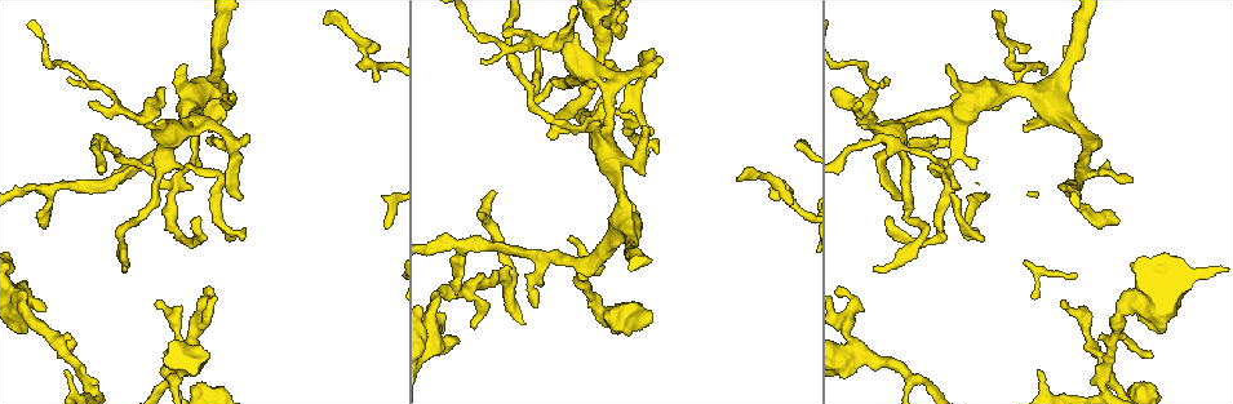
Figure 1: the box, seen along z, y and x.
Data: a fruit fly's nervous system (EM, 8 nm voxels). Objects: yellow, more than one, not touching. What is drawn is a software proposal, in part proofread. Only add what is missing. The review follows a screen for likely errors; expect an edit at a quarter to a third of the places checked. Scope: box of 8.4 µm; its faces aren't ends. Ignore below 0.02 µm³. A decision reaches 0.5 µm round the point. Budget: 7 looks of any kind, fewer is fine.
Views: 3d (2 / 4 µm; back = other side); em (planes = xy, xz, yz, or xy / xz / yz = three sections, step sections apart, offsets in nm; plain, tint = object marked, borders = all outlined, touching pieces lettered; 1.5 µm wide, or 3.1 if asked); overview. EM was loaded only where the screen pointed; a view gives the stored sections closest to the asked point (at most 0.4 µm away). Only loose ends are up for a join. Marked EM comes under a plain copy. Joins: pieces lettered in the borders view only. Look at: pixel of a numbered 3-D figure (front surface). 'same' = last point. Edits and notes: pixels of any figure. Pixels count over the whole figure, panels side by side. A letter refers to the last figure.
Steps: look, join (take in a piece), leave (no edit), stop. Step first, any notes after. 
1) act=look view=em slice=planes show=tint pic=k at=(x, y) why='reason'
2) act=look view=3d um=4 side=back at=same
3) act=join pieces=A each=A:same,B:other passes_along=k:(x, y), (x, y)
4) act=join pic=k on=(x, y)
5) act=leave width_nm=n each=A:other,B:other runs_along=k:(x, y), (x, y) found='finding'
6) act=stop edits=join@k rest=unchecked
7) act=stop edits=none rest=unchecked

act=look view=3d um=4 pic=1 at=(63, 373) why='branch stops here'

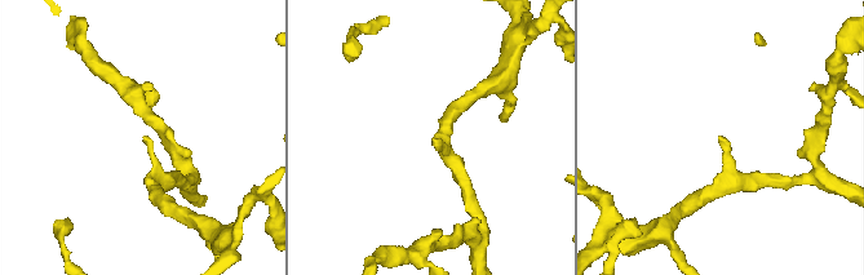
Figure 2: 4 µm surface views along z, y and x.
act=look view=em slice=planes show=borders pic=2 at=(145, 136) why='shape alone is not enough'

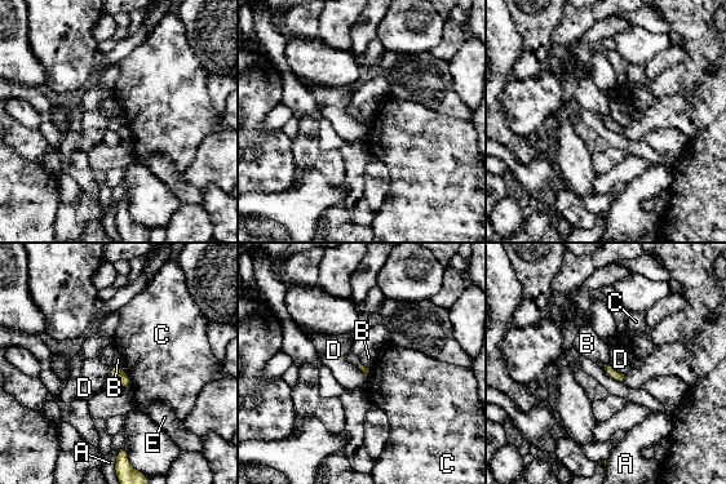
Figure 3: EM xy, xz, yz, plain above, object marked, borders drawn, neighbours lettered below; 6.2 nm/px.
act=leave each=A:other,B:other,C:other,D:other,E:other border=3:(114, 364), (122, 368) found='no lettered piece goes on from it'

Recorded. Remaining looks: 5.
act=look view=3d um=4 pic=1 at=(242, 238)

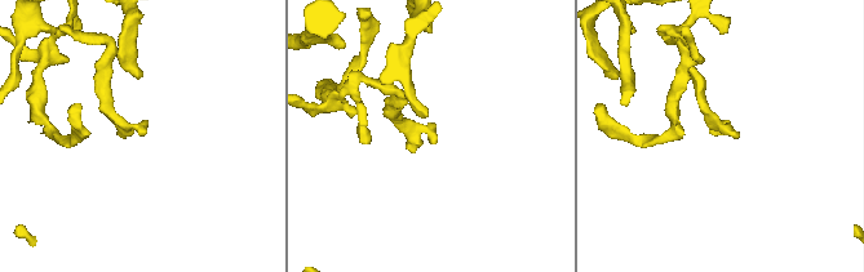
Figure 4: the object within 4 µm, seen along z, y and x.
act=look view=em slice=planes show=borders pic=4 at=(430, 128)

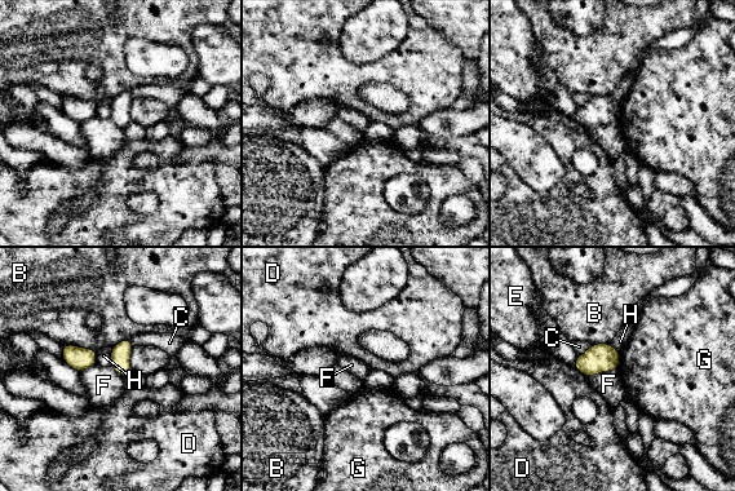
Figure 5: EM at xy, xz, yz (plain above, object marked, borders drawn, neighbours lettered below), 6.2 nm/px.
act=leave each=B:other,C:other,D:other,E:other,F:other,G:other,H:other border=5:(572, 366), (588, 379) found='none of them fits'

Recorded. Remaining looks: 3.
act=look view=em slice=planes show=borders pic=1 at=(737, 179) why='an open end'

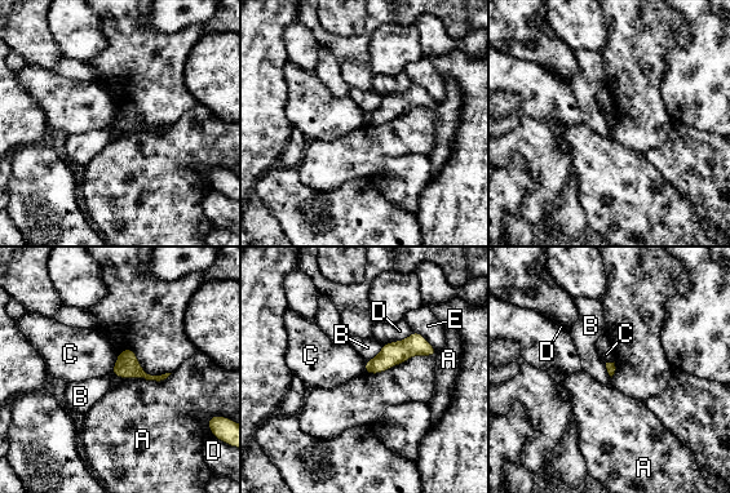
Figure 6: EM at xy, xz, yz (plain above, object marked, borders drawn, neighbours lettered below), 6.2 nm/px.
act=leave each=A:other,B:other,C:other,D:other,E:other border=6:(383, 346), (366, 362) found='none of them fits'

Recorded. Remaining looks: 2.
act=stop edits=none rest=unchecked

